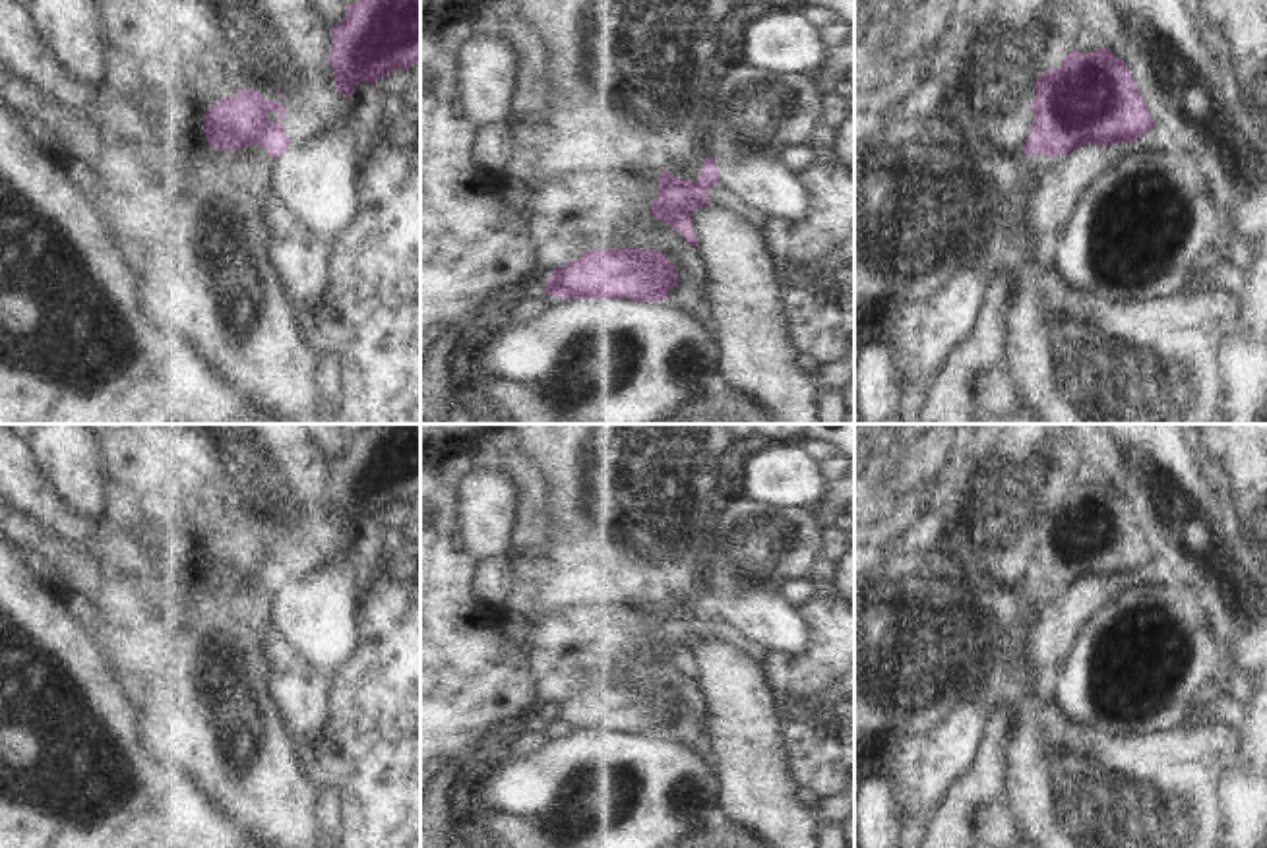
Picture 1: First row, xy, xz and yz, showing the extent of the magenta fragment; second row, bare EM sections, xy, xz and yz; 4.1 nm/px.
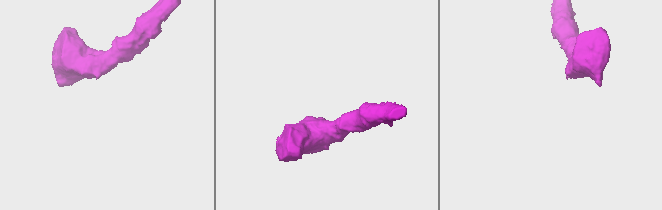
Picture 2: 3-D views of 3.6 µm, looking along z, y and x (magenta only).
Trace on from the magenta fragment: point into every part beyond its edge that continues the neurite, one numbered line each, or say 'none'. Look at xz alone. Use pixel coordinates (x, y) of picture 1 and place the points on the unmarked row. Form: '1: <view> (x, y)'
none

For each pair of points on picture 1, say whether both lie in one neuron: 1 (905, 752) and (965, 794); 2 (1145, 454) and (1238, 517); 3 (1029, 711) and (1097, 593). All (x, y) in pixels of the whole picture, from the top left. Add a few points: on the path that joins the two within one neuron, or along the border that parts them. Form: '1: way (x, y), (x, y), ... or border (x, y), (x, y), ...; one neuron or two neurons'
1: border (979, 748), (973, 765), (950, 788), (928, 823); two neurons
2: border (1202, 465), (1219, 500), (1223, 529), (1235, 550); two neurons
3: border (1029, 632), (1033, 663), (1052, 676); two neurons

